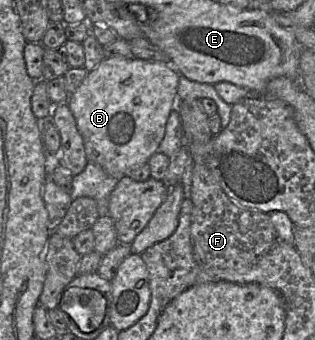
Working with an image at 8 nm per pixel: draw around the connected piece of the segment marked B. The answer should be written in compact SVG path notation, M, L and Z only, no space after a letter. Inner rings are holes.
M139 58L103 59L67 100L84 142L87 160L98 164L111 177L121 178L159 151L170 113L177 108L180 73L171 65Z

